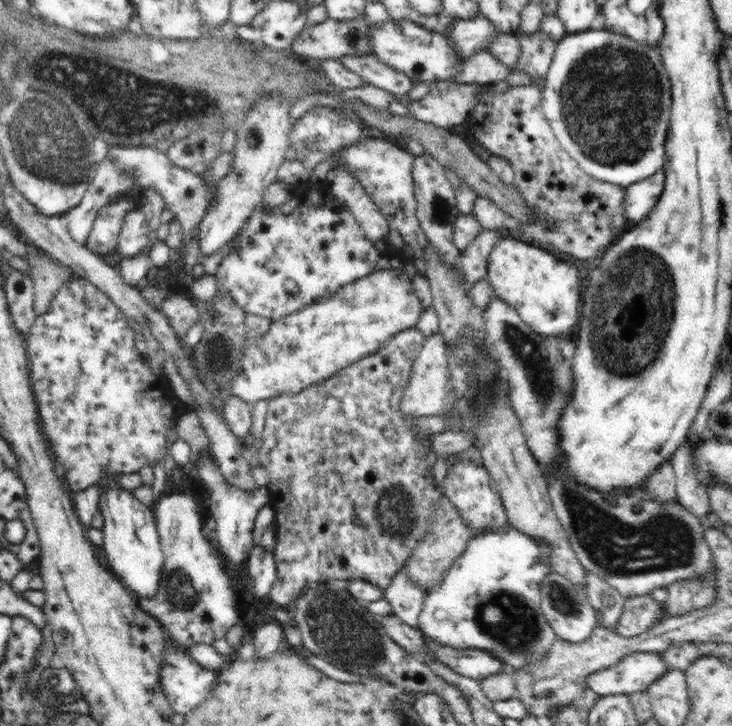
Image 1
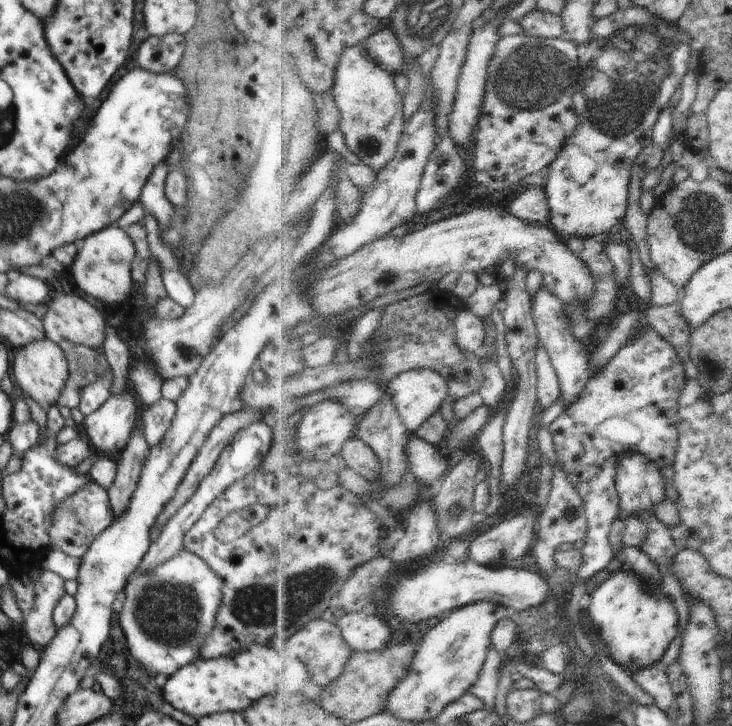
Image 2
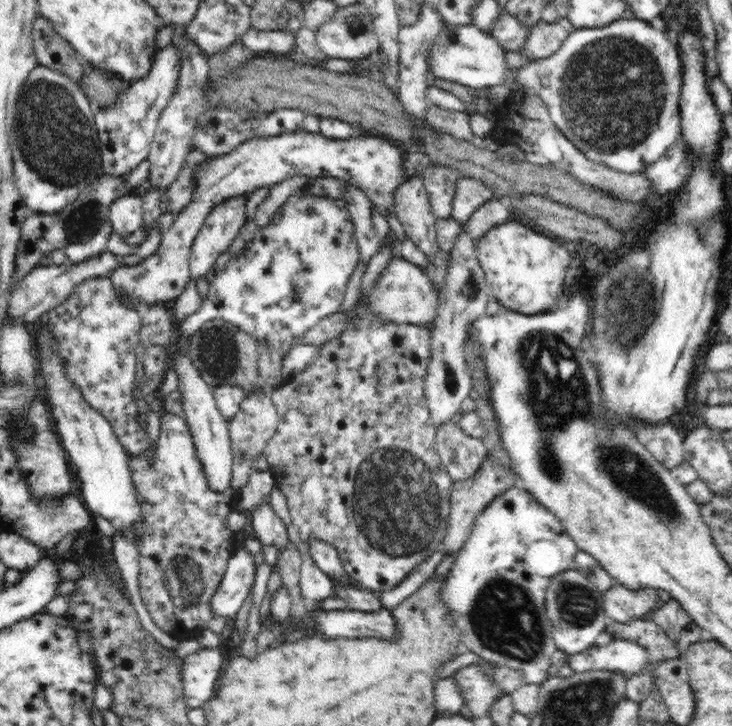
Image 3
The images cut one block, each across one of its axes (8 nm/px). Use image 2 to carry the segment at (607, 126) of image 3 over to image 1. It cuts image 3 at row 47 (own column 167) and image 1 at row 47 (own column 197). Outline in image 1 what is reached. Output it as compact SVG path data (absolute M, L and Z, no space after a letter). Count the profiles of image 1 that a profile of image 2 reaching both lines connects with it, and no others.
M608 27L571 33L557 41L553 62L541 89L542 112L562 148L600 182L626 188L663 168L671 120L671 90L659 49L658 45L636 41Z

